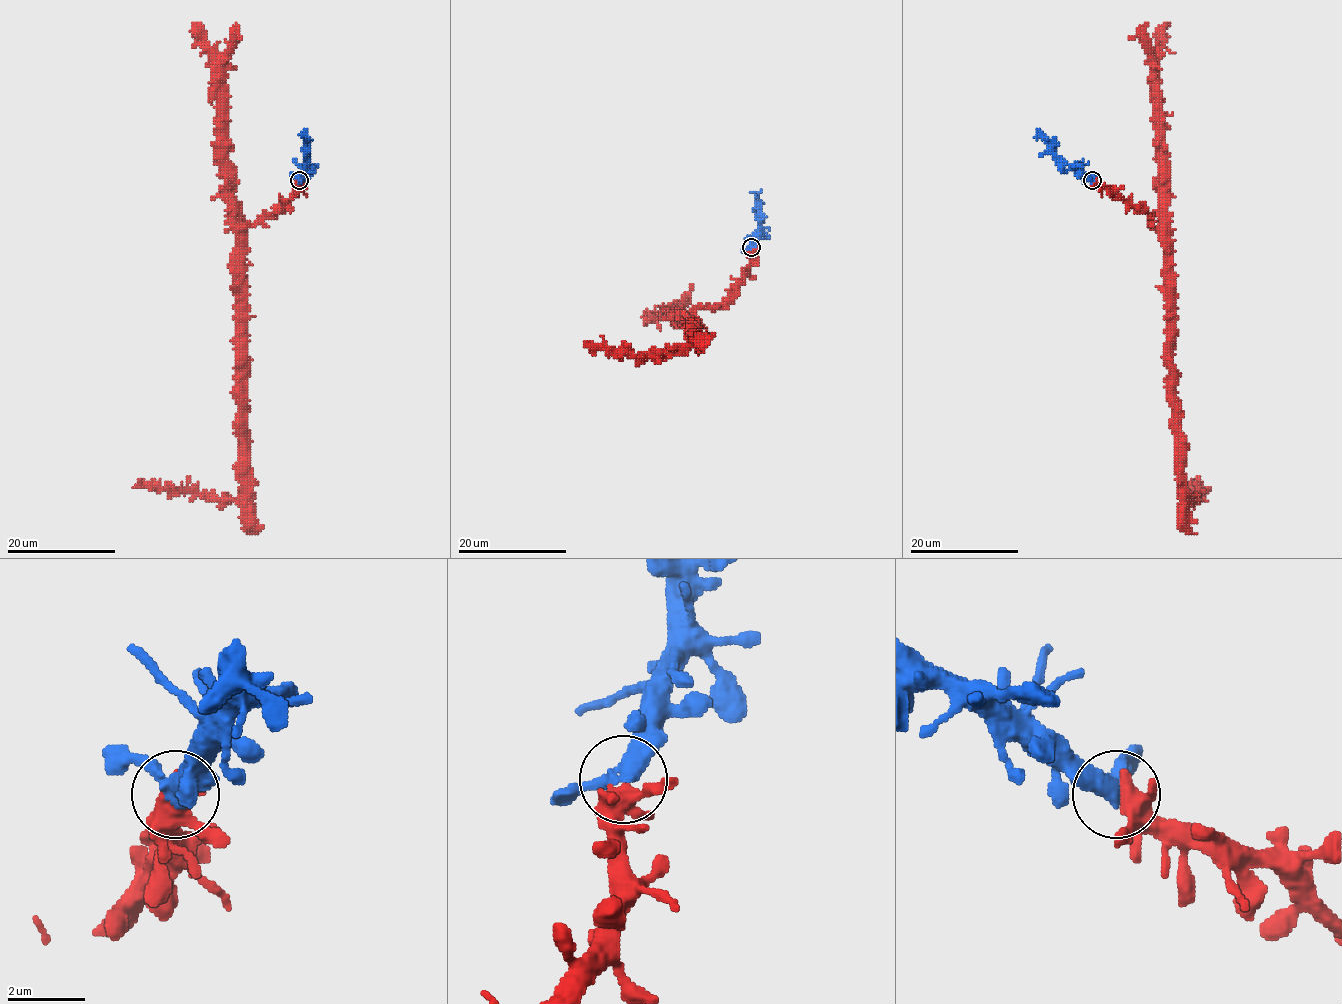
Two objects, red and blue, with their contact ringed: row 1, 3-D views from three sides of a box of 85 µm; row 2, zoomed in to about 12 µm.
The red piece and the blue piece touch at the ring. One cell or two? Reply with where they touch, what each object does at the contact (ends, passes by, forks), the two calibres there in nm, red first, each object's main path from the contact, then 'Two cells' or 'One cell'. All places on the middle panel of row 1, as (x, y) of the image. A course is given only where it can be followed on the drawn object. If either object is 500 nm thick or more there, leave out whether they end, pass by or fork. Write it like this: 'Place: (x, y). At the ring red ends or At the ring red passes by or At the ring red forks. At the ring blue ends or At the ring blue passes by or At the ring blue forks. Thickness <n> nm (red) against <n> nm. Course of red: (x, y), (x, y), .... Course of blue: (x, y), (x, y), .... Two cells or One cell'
Place: (751, 247). At the ring red forks. At the ring blue passes by. Thickness 360 nm (red) against 400 nm. Course of red: (751, 248), (751, 269), (719, 305), (700, 307), (689, 343), (643, 356), (611, 354), (592, 347), (592, 341). Course of blue: (751, 247), (759, 217), (756, 193). One cell

